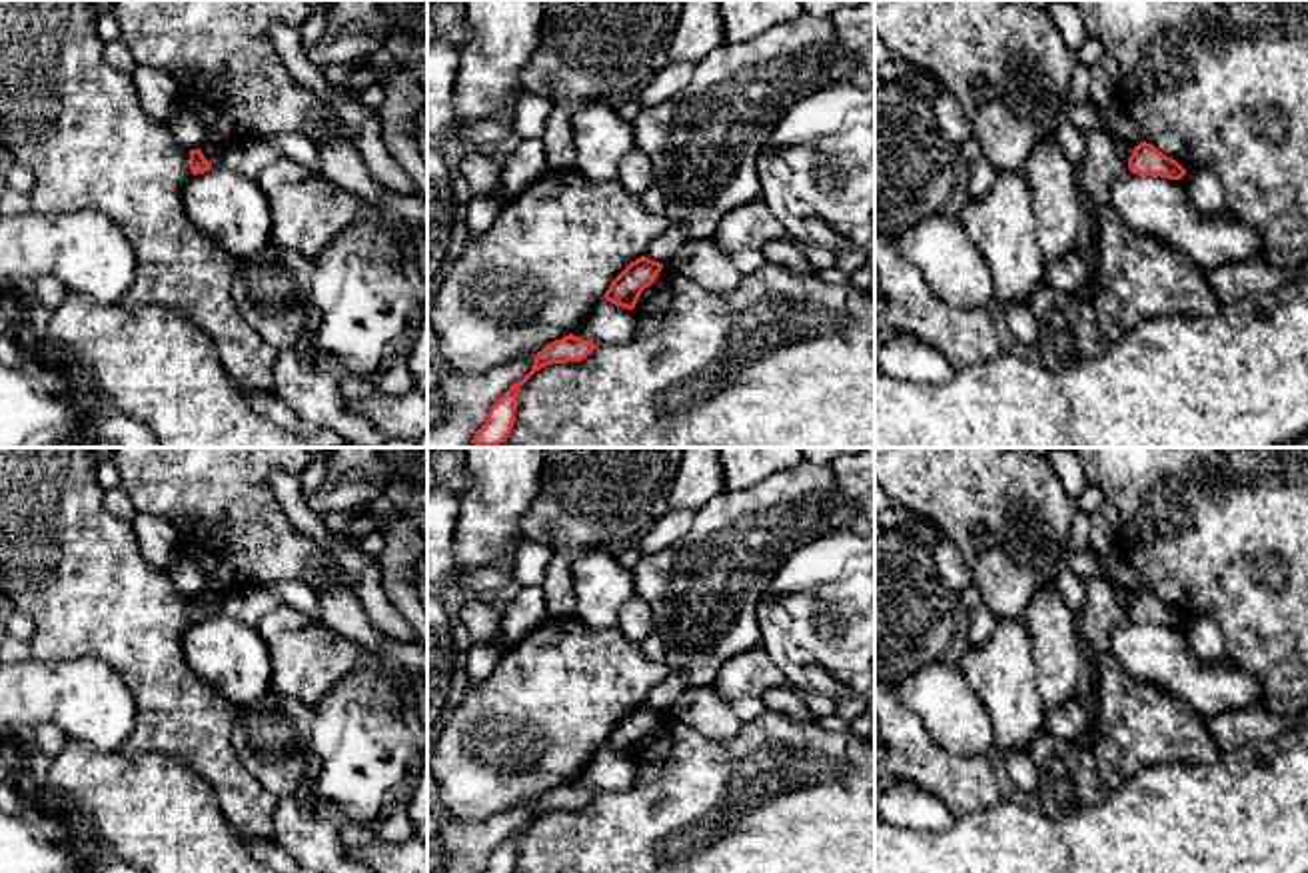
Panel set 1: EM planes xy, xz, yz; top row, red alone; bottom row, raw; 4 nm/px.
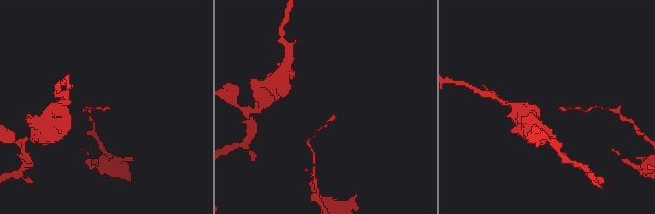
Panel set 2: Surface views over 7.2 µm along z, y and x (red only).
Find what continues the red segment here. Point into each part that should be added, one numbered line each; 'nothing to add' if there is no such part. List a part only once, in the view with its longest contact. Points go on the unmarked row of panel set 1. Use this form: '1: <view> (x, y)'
nothing to add

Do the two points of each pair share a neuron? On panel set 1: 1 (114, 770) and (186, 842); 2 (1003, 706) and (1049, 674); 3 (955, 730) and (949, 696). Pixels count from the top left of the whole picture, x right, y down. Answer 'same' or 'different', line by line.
1: same
2: different
3: same

